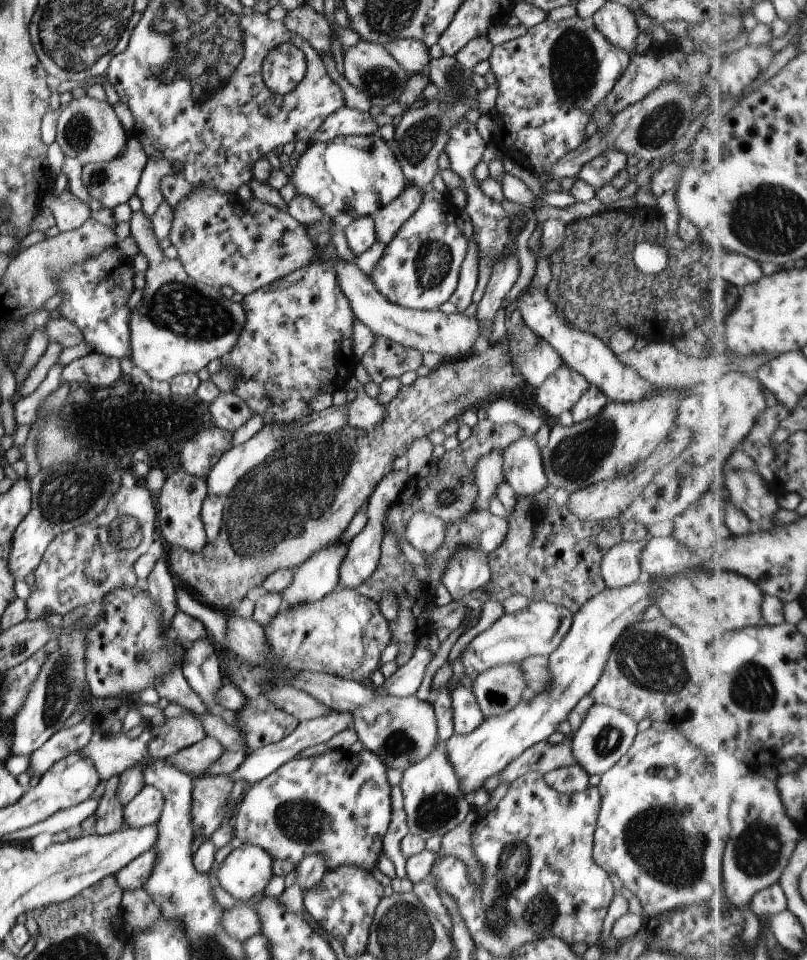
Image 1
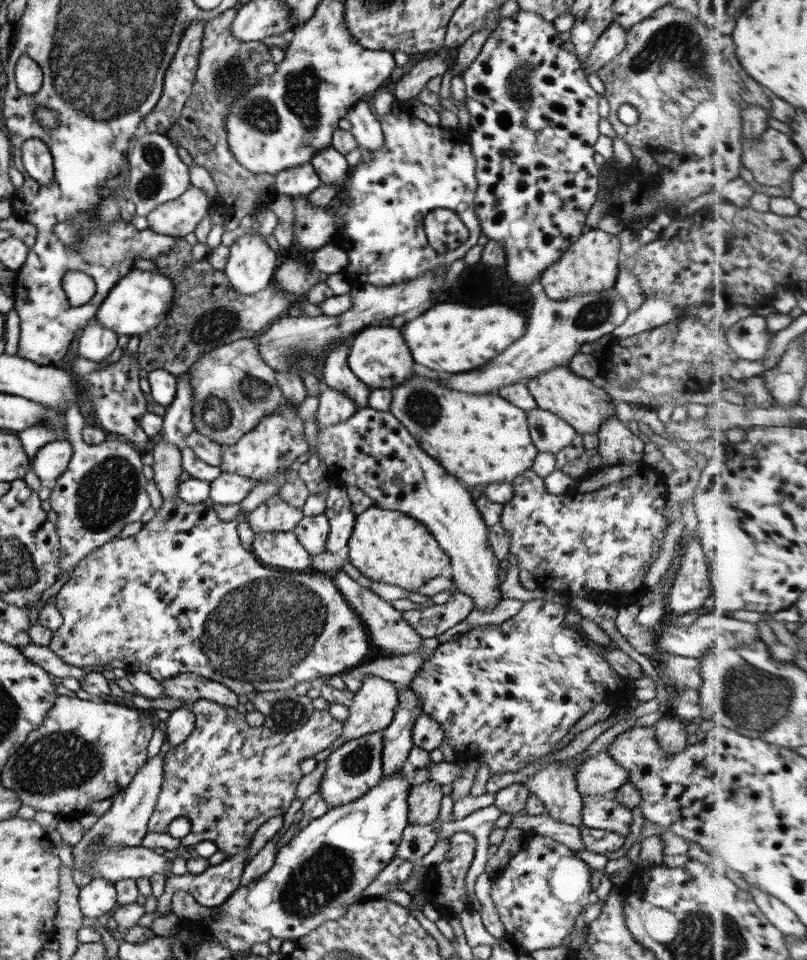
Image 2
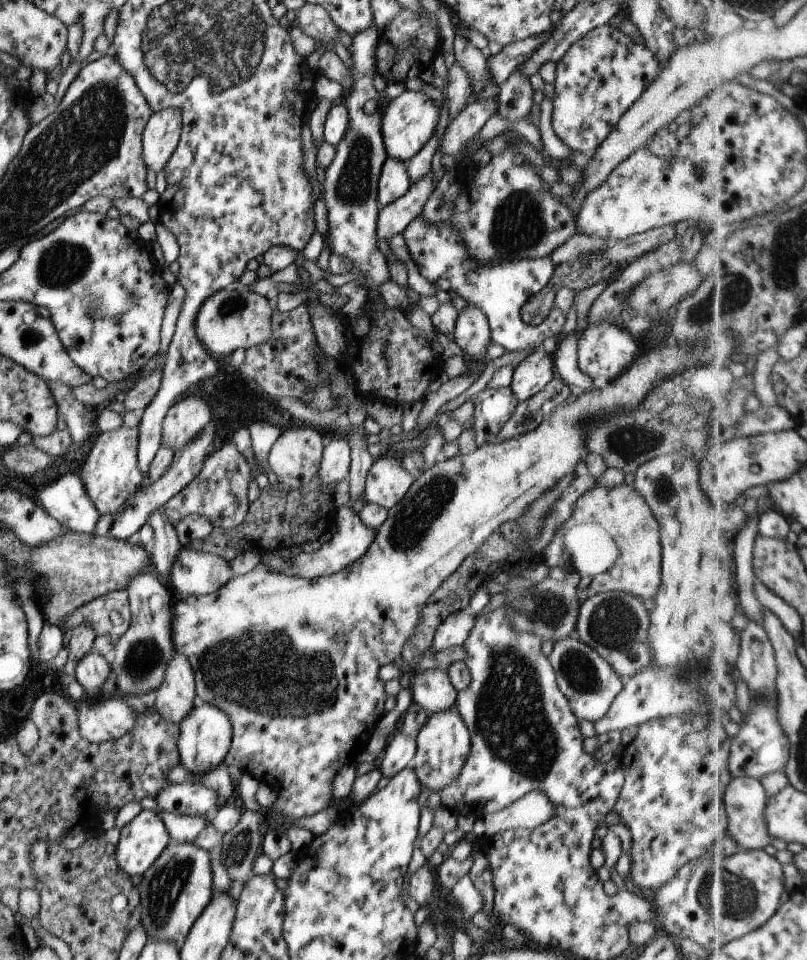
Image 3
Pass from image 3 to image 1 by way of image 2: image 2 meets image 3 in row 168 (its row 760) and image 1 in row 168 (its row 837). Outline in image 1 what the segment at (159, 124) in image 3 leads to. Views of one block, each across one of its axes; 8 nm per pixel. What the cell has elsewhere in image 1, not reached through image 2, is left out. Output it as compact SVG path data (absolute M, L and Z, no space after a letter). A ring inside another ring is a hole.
M129 136L126 145L113 160L90 163L83 166L83 182L87 187L90 197L96 198L102 203L102 207L114 209L123 203L128 203L130 198L136 193L140 183L144 168L148 159L142 144Z

